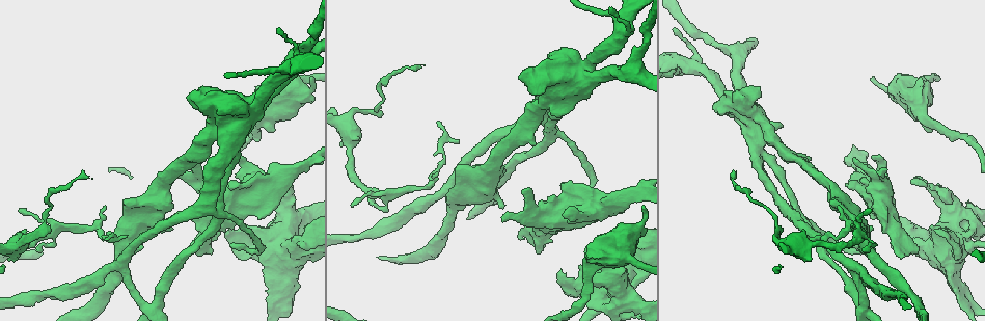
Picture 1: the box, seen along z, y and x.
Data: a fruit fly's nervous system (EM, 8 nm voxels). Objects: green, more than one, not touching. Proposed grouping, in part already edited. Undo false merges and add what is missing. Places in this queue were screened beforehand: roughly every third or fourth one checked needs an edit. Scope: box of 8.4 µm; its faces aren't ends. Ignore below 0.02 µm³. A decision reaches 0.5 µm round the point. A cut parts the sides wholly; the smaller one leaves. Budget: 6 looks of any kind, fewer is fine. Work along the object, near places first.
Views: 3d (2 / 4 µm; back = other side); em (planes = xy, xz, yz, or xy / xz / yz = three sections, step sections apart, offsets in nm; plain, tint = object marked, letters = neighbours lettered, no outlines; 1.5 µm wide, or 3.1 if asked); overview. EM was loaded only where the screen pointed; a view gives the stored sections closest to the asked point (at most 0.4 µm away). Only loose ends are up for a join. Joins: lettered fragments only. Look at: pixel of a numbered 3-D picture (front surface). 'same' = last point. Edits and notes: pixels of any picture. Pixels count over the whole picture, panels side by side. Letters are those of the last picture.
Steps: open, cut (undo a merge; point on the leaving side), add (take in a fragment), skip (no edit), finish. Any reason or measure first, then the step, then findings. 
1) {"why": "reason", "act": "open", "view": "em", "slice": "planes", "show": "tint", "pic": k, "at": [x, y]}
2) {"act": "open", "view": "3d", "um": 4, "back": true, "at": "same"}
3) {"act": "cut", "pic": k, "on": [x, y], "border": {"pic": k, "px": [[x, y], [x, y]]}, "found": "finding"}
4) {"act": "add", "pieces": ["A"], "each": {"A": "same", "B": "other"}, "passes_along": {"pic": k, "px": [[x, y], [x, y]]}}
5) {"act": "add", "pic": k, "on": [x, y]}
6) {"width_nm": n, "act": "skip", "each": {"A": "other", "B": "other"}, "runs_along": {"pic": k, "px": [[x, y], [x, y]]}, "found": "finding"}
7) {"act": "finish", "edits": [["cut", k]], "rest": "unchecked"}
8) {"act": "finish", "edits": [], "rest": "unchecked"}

{"why": "sharp bend", "act": "open", "view": "em", "slice": "planes", "show": "tint", "pic": 1, "at": [634, 72]}

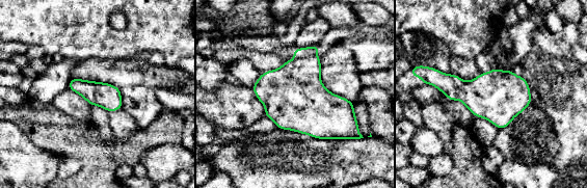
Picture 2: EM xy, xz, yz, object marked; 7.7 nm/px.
{"act": "open", "view": "em", "slice": "planes", "show": "letters", "at": "same"}

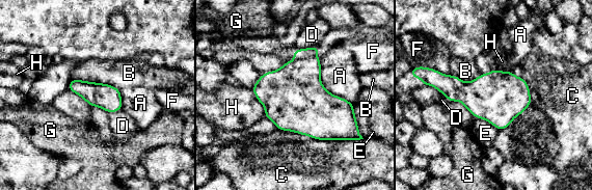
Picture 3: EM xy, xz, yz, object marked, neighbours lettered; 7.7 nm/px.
{"act": "skip", "each": {"A": "other", "B": "other", "C": "other", "D": "other", "E": "other", "F": "other", "G": "other", "H": "other"}, "border": {"pic": 3, "px": [[250, 88], [263, 106], [265, 116]]}, "found": "continuous, no second neuron"}

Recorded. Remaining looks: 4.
{"why": "an open end", "act": "open", "view": "3d", "um": 2, "pic": 1, "at": [38, 249]}

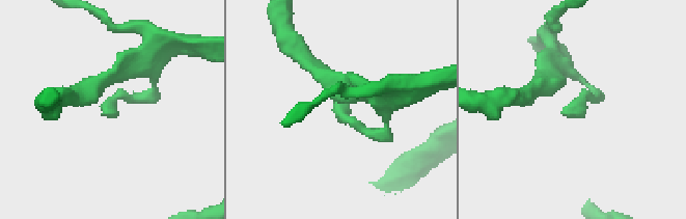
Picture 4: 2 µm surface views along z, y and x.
{"why": "shape alone is not enough", "act": "open", "view": "em", "slice": "planes", "show": "tint", "pic": 4, "at": [113, 116]}

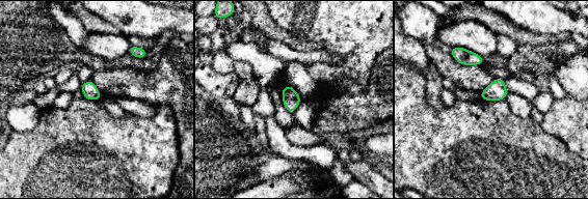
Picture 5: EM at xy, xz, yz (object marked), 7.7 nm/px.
{"why": "what lies round it", "act": "open", "view": "em", "slice": "planes", "show": "letters", "at": "same"}

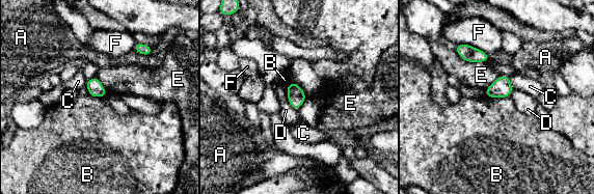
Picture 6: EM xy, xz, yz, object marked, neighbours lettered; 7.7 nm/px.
{"longest_contact_nm": ["E", 280], "act": "skip", "each": {"A": "other", "B": "other", "C": "other", "D": "other", "E": "other", "F": "other"}, "border": {"pic": 6, "px": [[485, 94], [491, 98], [509, 98]]}, "found": "none of them fits"}

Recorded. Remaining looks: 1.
{"why": "free end", "act": "open", "view": "em", "slice": "planes", "show": "letters", "pic": 1, "at": [732, 177]}

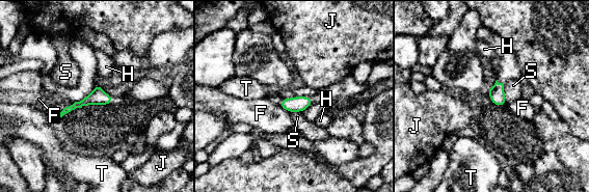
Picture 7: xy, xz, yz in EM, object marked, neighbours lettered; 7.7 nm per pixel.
{"width_nm": 120, "act": "skip", "each": {"F": "other", "H": "other", "J": "other", "S": "other", "T": "other"}, "border": {"pic": 7, "px": [[503, 83], [507, 102]]}, "found": "none of them fits"}

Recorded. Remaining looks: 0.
{"act": "finish", "edits": [], "rest": "unchecked"}

